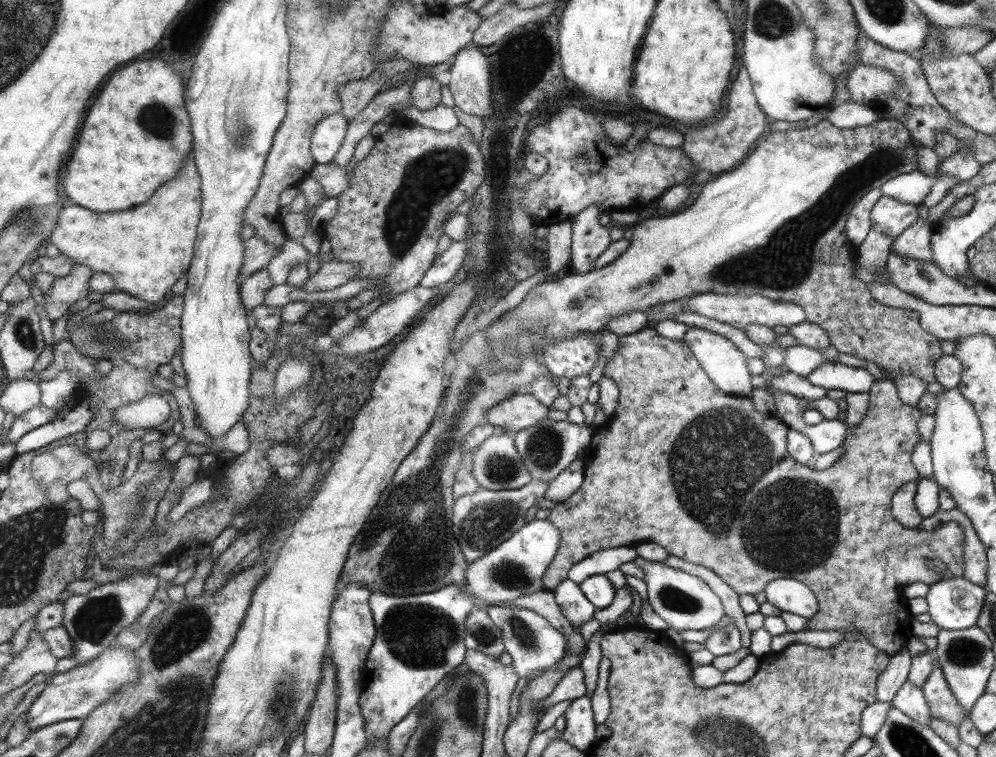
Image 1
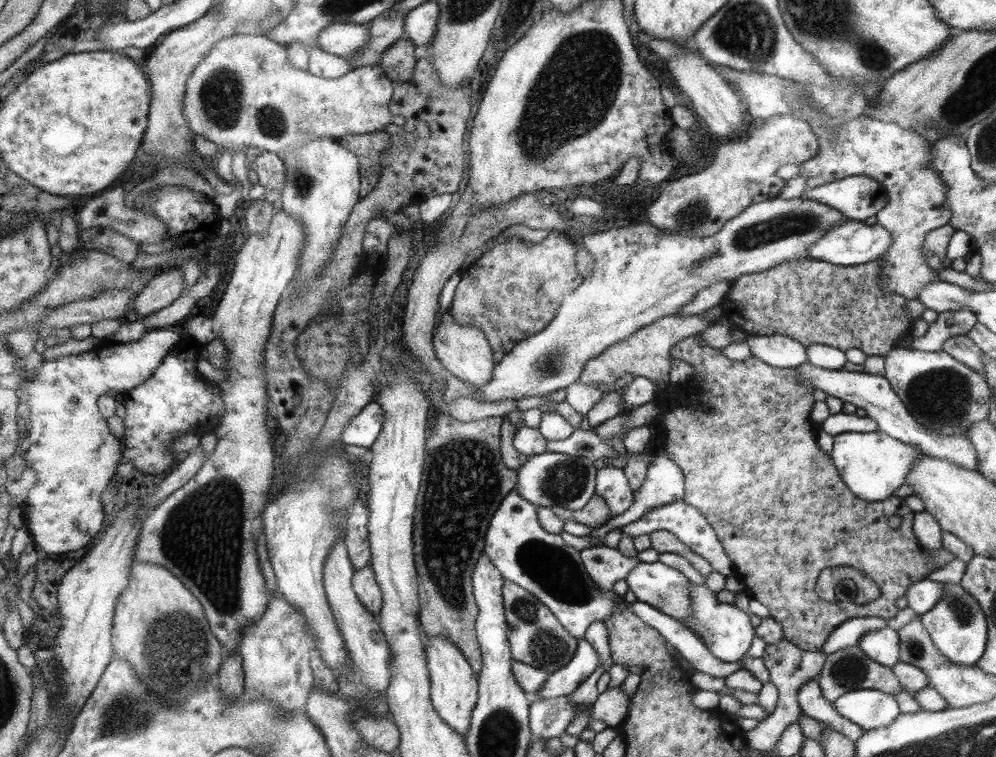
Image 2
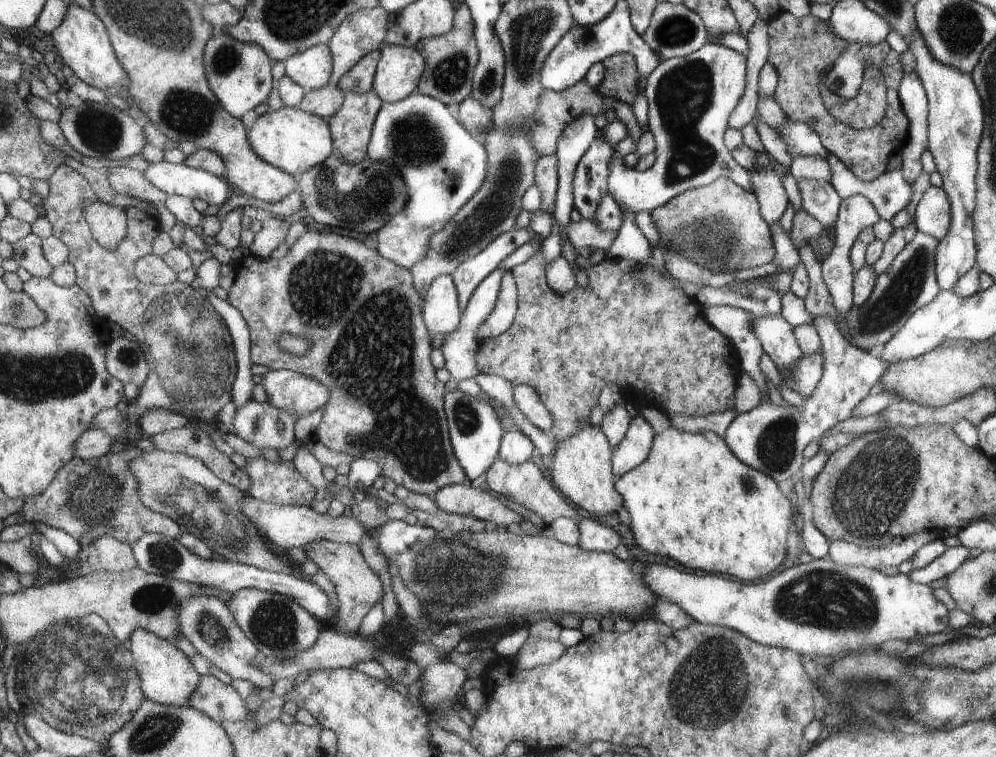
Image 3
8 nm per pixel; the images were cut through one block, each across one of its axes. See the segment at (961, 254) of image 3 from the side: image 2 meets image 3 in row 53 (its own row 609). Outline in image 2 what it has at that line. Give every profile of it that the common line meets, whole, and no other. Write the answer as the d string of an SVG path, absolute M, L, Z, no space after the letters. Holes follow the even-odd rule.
M923 578L917 582L911 583L907 587L905 600L907 607L915 612L915 615L923 615L925 612L932 611L941 599L943 593L943 584L937 581L932 581L928 578Z

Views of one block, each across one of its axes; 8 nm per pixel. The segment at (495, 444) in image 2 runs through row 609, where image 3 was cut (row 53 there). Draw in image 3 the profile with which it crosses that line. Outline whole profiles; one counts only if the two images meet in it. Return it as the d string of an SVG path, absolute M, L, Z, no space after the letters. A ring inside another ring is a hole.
M458 1L455 3L455 18L452 29L440 37L424 38L417 42L414 49L424 57L424 74L420 78L416 91L443 105L459 105L472 91L472 74L479 62L476 47L475 23L468 6Z

